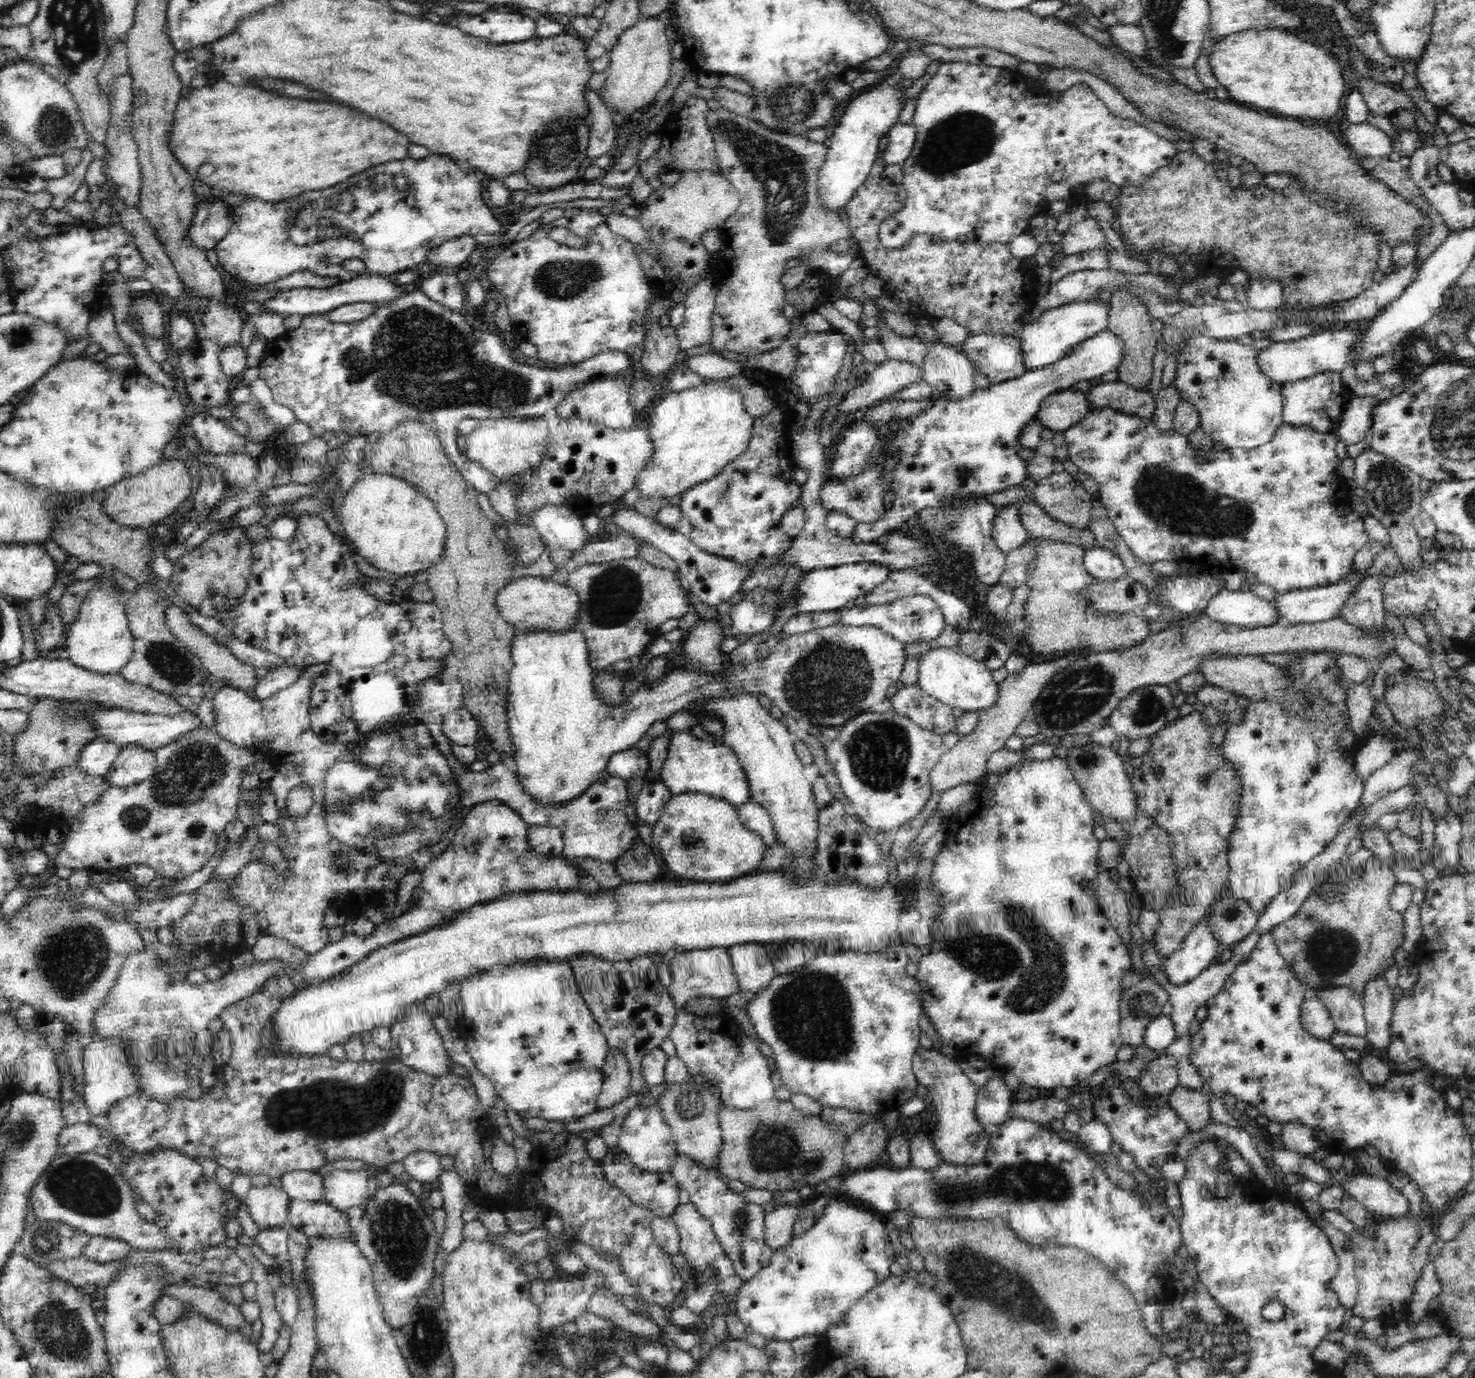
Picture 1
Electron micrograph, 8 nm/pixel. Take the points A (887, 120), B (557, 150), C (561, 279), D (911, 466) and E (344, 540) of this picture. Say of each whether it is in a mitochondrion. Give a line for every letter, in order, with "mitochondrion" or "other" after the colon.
A: other
B: mitochondrion
C: mitochondrion
D: other
E: other

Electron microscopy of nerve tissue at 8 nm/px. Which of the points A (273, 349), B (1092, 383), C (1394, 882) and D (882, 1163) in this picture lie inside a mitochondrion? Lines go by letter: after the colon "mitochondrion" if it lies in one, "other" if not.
A: other
B: other
C: other
D: other

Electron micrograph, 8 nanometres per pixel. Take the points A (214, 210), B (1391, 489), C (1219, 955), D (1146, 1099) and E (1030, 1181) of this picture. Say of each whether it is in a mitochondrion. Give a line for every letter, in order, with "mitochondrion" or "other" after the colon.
A: mitochondrion
B: mitochondrion
C: other
D: other
E: mitochondrion

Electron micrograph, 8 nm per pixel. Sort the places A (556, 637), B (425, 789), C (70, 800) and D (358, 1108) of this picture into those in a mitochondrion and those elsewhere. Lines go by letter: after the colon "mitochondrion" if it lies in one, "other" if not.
A: other
B: mitochondrion
C: other
D: mitochondrion

